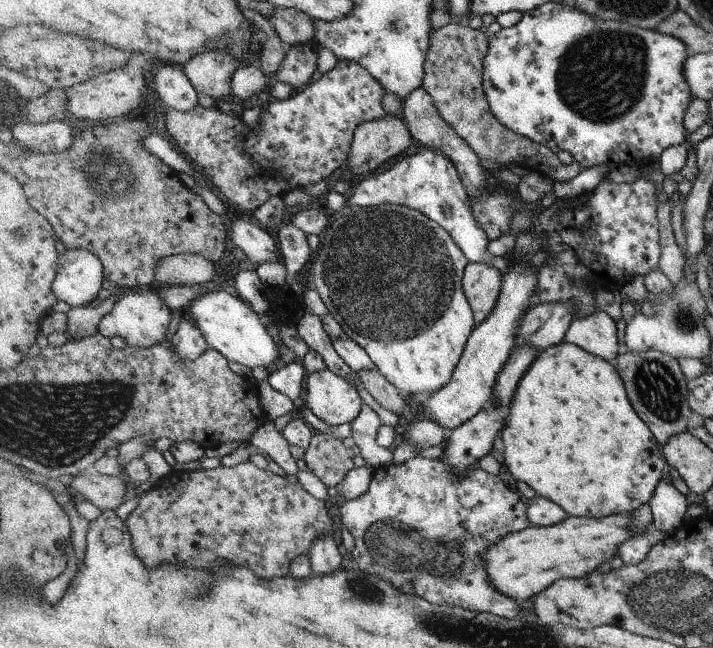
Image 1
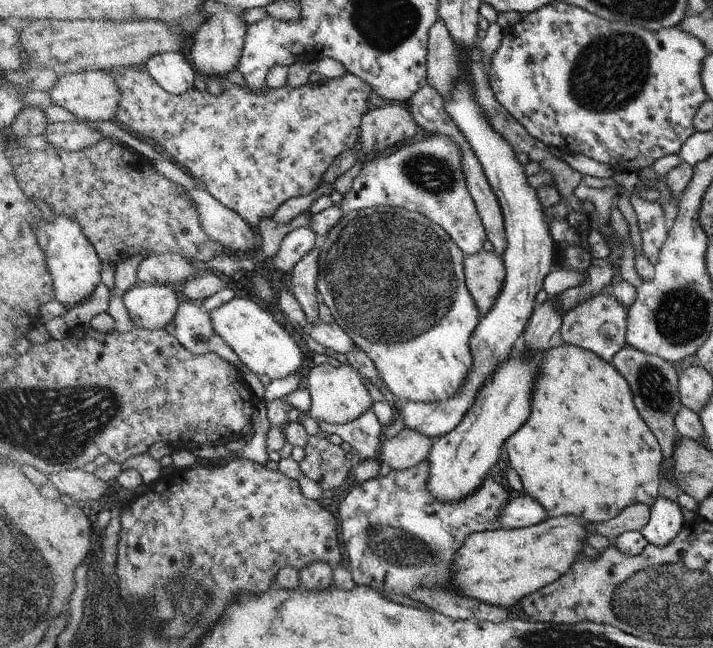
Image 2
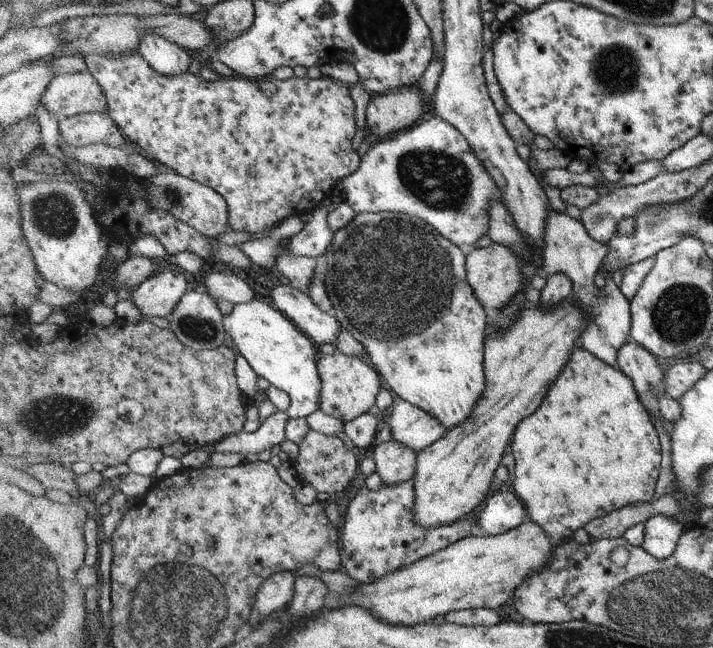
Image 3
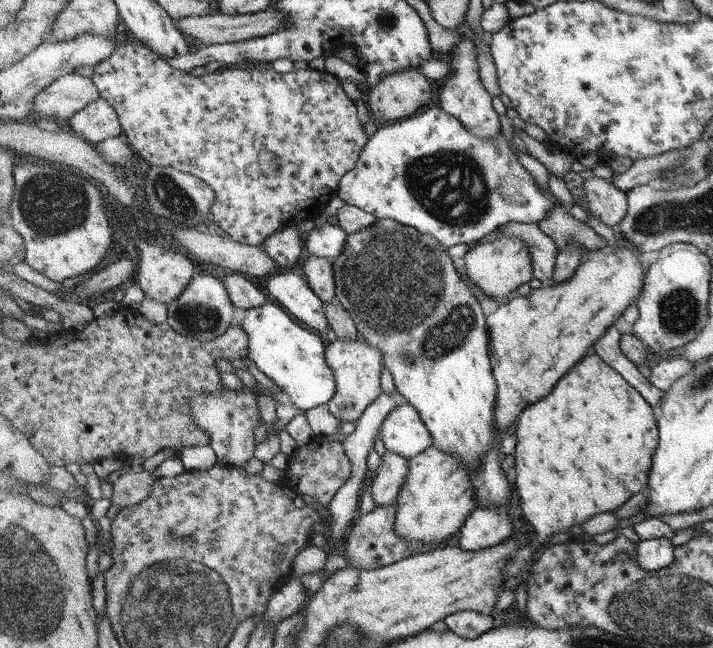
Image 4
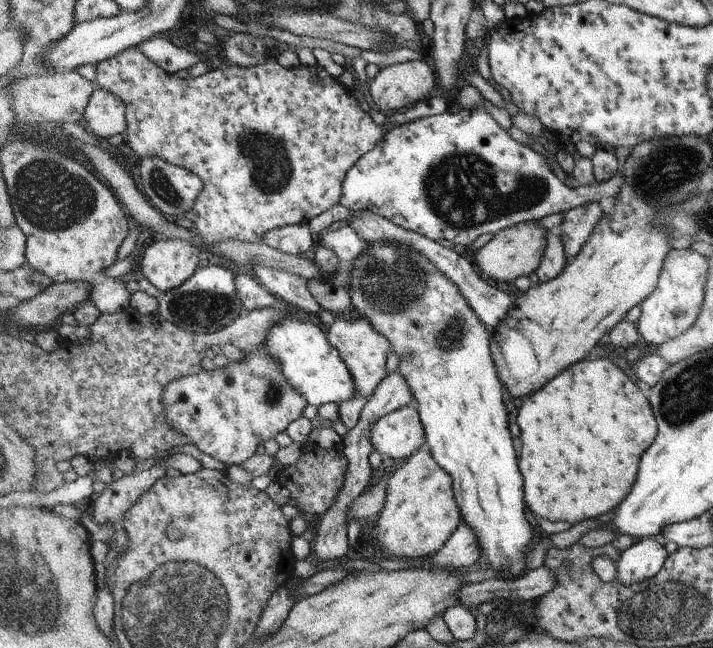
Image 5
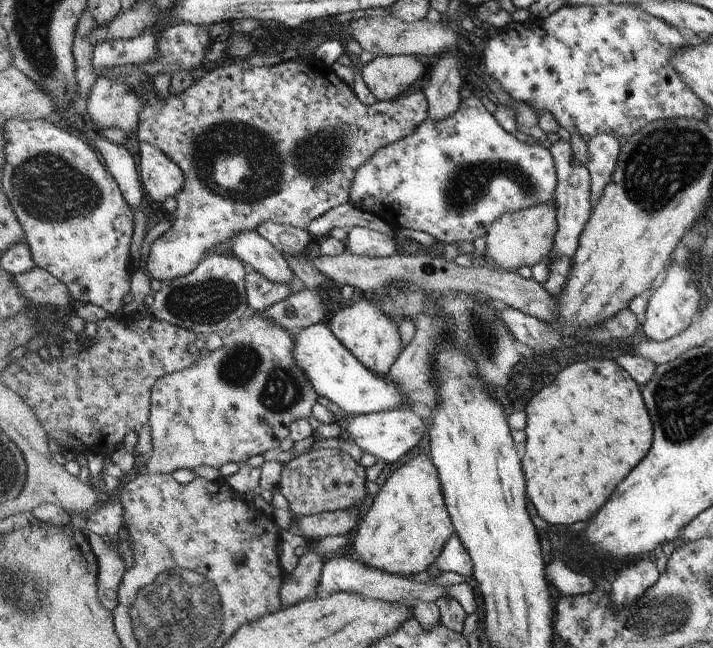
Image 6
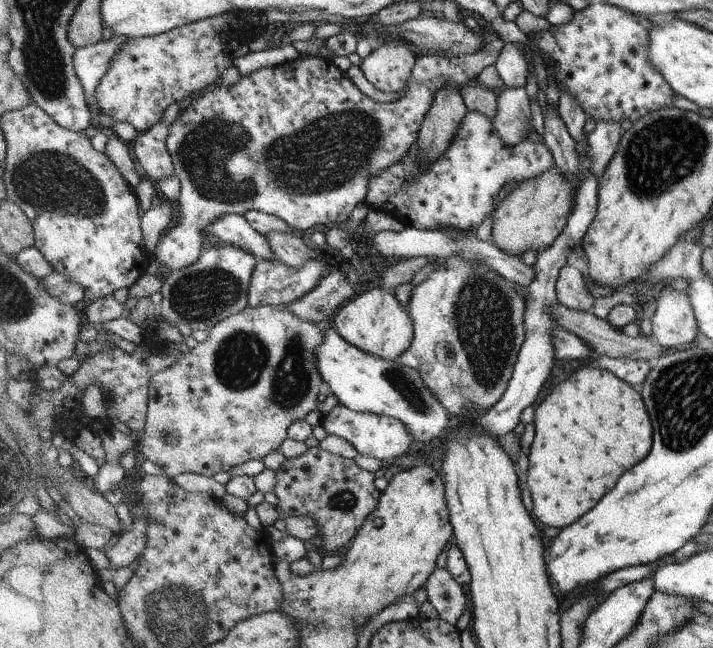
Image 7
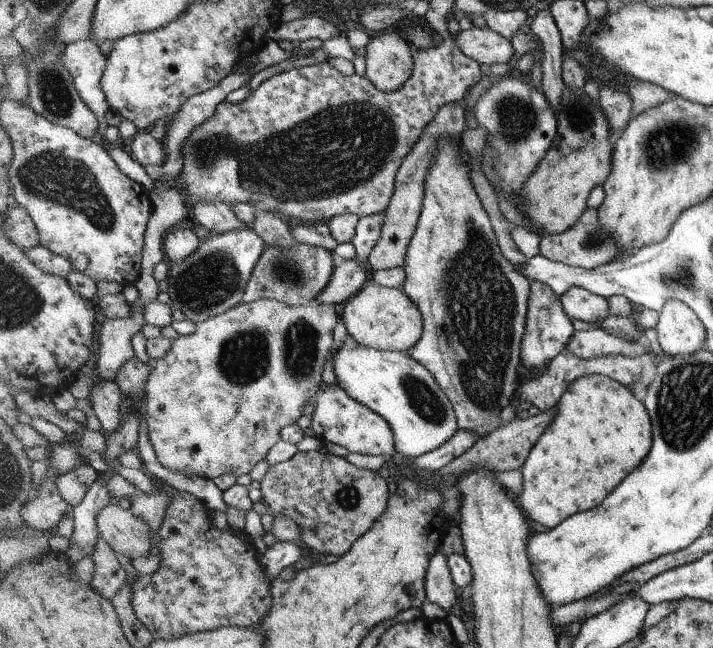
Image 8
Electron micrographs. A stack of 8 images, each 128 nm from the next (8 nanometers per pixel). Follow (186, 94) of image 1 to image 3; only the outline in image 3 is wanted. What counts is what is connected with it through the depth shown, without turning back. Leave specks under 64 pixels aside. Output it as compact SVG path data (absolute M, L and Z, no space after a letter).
M159 34L145 35L139 50L156 70L166 76L186 74L194 62L188 49Z

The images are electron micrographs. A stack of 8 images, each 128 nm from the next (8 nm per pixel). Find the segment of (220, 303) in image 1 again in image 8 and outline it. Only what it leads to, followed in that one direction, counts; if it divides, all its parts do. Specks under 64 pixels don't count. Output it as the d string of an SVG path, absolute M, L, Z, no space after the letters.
M348 336L330 355L337 384L348 396L387 419L394 431L395 450L402 456L414 459L438 449L460 429L451 399L433 374L410 354L358 345Z

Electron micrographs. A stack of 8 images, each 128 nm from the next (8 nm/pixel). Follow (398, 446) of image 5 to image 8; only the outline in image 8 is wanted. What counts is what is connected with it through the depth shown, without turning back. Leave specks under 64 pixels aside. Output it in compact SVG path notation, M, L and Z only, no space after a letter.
M340 385L321 386L320 392L314 399L315 402L316 409L312 414L310 427L322 441L327 440L340 444L350 453L360 453L361 455L392 456L396 452L394 431L387 419L348 396Z

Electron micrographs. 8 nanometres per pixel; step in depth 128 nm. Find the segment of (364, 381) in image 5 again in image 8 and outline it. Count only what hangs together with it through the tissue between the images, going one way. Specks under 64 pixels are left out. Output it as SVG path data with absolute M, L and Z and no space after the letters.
M372 281L346 301L339 311L348 336L352 337L358 345L408 354L423 336L423 318L419 308L402 289L383 287Z

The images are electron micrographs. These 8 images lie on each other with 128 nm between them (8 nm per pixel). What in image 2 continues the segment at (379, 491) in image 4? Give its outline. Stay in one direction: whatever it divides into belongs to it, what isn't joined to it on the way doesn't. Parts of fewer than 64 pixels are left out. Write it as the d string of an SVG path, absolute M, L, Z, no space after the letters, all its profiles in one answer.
M405 427L394 437L383 438L377 460L380 464L385 462L392 469L404 470L426 459L434 441L413 428Z

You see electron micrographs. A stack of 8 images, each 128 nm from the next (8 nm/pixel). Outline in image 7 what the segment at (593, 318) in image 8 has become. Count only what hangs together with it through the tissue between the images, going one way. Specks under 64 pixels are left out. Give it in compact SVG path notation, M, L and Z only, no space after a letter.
M564 265L556 281L557 302L565 307L590 311L594 308L596 294L588 288L578 268Z

